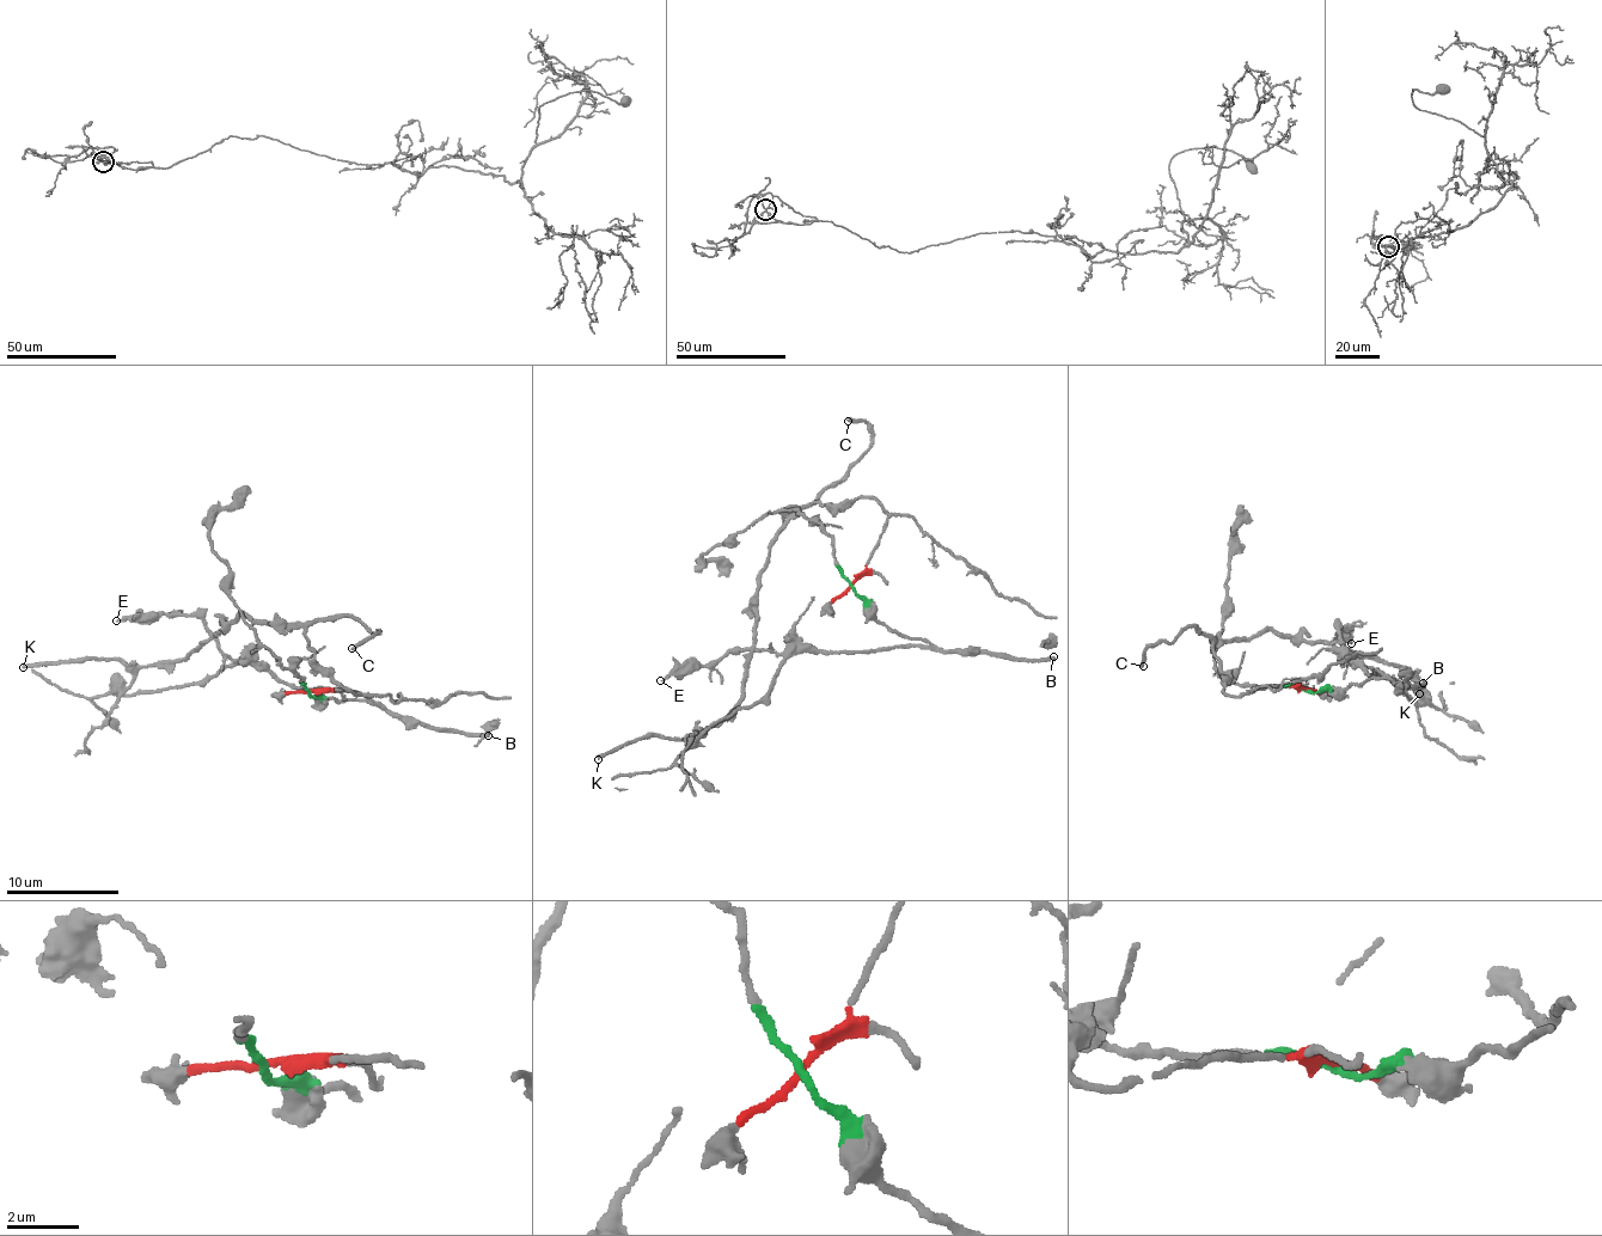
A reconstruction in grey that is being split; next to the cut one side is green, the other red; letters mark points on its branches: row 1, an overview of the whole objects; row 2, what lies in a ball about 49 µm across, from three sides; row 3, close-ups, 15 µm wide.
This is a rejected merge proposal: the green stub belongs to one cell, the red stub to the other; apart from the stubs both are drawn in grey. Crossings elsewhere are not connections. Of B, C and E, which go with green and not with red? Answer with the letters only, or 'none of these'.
B, E

